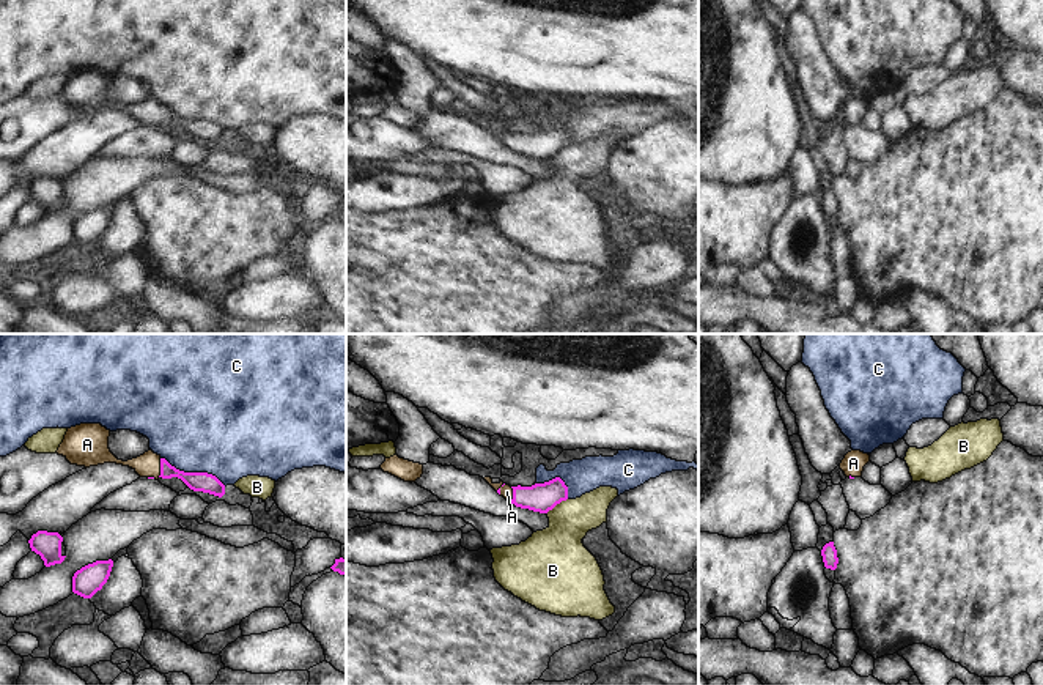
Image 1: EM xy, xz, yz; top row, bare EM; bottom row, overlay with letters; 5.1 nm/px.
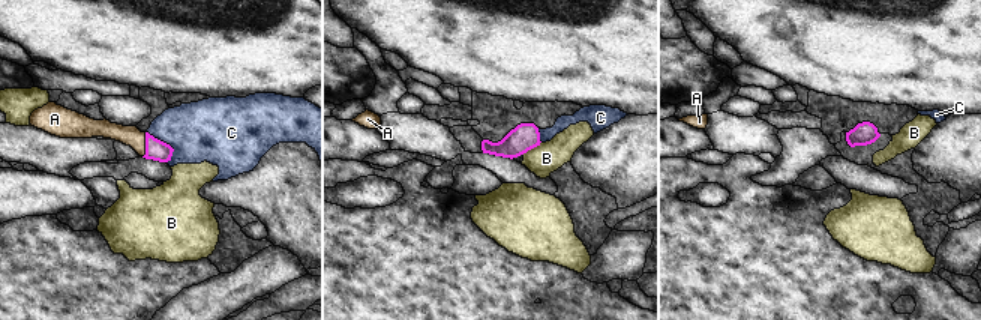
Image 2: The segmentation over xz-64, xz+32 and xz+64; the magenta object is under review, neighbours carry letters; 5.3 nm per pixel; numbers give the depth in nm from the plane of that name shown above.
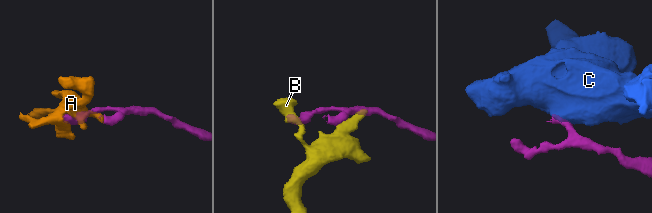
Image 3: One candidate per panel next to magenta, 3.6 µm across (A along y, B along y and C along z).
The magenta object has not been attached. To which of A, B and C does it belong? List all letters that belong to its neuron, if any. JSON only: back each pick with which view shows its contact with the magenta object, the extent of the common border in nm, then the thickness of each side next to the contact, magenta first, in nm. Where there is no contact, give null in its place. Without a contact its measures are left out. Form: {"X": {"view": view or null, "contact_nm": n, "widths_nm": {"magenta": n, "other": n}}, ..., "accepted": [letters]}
{"A": {"view": "xy", "contact_nm": 100, "widths_nm": {"magenta": 100, "other": 130}}, "accepted": ["A"]}

